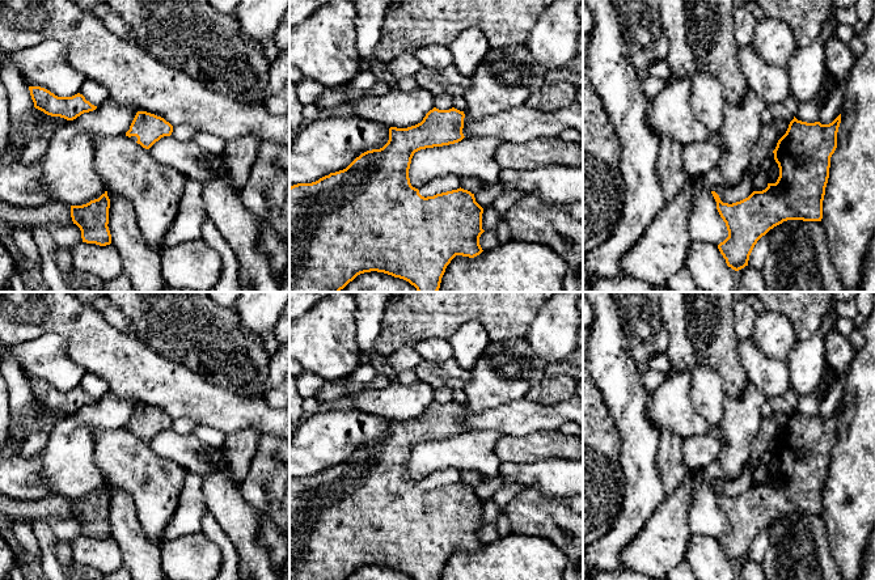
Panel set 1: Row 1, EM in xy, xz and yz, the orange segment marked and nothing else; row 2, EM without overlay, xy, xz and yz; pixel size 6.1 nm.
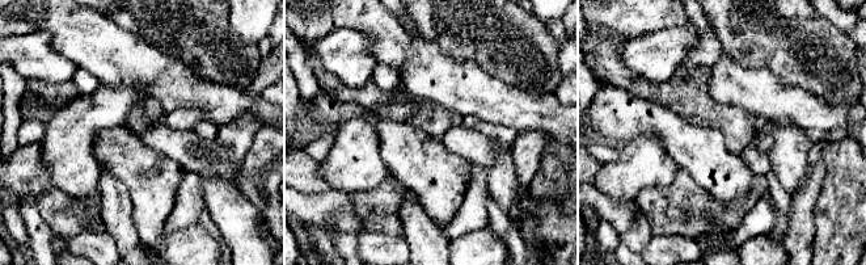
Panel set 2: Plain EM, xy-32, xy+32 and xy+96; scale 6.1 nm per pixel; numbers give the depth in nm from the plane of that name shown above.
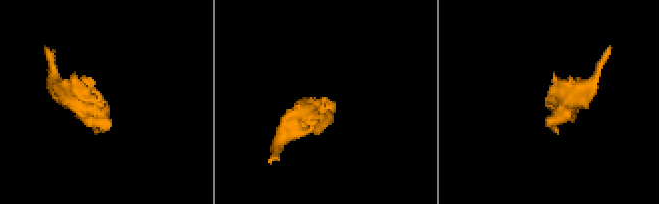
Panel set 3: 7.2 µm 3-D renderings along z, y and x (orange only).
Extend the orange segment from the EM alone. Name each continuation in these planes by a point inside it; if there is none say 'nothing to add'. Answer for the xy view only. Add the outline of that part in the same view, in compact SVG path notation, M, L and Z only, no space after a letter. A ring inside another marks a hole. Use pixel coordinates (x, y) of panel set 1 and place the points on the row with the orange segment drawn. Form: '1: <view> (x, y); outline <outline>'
nothing to add

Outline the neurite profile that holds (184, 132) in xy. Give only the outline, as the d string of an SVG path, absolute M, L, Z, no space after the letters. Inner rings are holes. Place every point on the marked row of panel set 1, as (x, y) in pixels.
M178 124L173 127L172 136L181 141L191 140L199 131L194 126Z

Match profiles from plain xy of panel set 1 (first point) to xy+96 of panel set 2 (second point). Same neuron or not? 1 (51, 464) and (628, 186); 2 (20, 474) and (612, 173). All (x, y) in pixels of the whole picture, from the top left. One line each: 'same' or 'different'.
1: same
2: different

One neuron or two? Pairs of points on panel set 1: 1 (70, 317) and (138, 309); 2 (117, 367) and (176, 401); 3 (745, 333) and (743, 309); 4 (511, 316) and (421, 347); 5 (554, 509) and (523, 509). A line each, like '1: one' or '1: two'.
1: two
2: one
3: one
4: two
5: one

